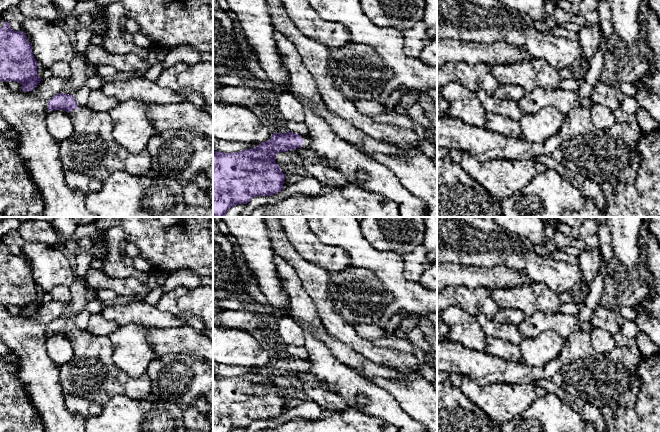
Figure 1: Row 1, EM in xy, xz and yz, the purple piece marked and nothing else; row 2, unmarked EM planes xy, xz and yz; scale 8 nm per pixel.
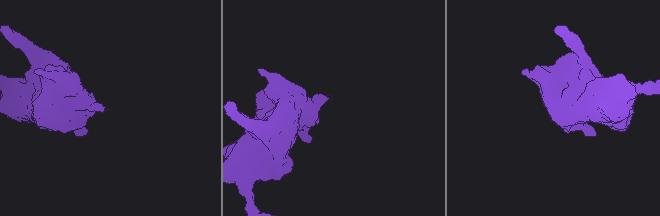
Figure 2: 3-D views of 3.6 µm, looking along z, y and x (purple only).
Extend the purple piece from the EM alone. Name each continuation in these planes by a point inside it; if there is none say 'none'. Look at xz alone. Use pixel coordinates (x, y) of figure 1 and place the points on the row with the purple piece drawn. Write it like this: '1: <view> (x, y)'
1: xz (306, 138)

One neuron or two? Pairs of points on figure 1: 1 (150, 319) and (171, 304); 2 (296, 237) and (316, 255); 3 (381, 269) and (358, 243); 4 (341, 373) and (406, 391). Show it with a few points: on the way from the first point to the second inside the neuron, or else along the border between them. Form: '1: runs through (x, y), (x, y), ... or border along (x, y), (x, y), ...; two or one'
1: border along (156, 306), (162, 310), (169, 311), (183, 321); two
2: runs through (301, 240), (311, 250); one
3: runs through (375, 263), (361, 249); one
4: border along (365, 378), (388, 392); two

